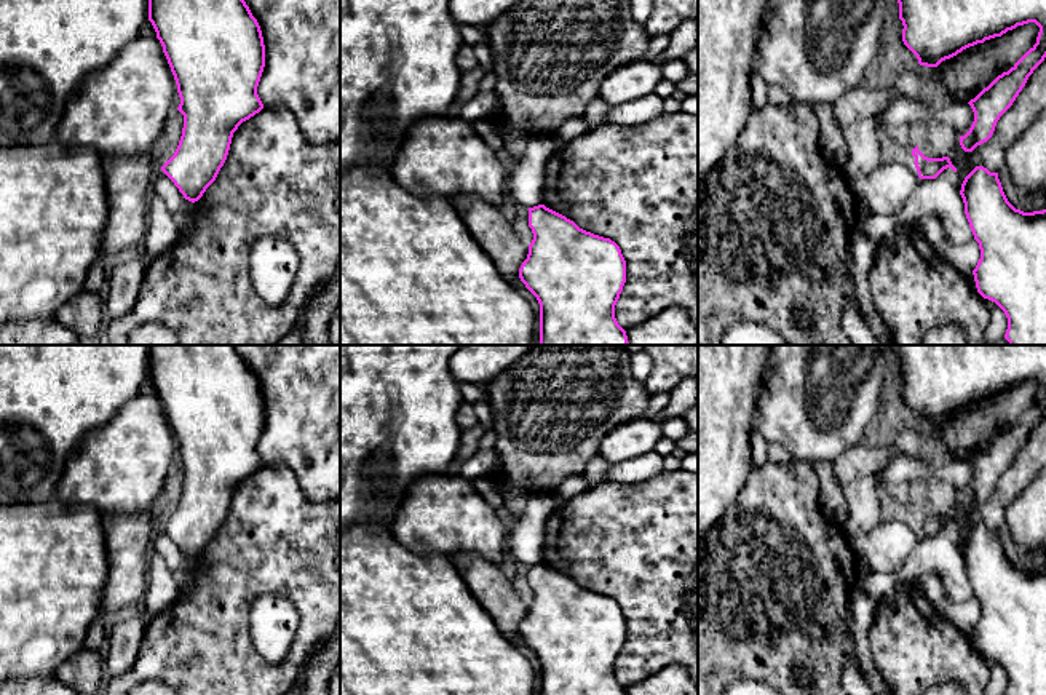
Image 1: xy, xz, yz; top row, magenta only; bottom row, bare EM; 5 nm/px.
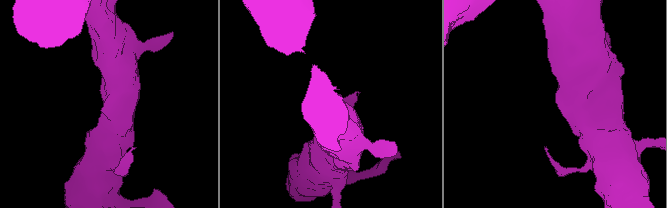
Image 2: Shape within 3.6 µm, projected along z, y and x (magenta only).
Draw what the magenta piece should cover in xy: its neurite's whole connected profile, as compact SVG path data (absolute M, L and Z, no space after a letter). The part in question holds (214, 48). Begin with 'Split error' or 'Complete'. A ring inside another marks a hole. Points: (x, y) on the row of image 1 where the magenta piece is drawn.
Complete. M149 0L149 21L163 46L174 75L184 115L184 128L174 155L161 171L174 182L185 200L198 201L224 166L233 133L259 113L263 104L257 86L265 67L265 45L260 26L244 0Z

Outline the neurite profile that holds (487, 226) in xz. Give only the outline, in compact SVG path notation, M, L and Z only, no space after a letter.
M479 197L452 198L460 219L471 236L490 257L500 275L511 284L519 278L519 268L527 259L529 246L522 243L497 206Z

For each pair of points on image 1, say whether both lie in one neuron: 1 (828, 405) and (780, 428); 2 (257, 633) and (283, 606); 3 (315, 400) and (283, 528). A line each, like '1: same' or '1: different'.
1: same
2: same
3: different

